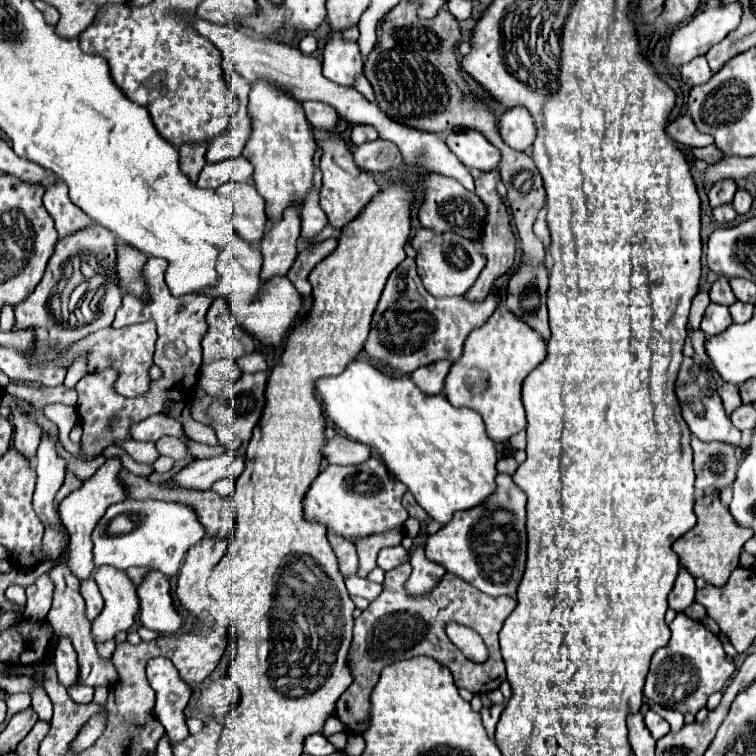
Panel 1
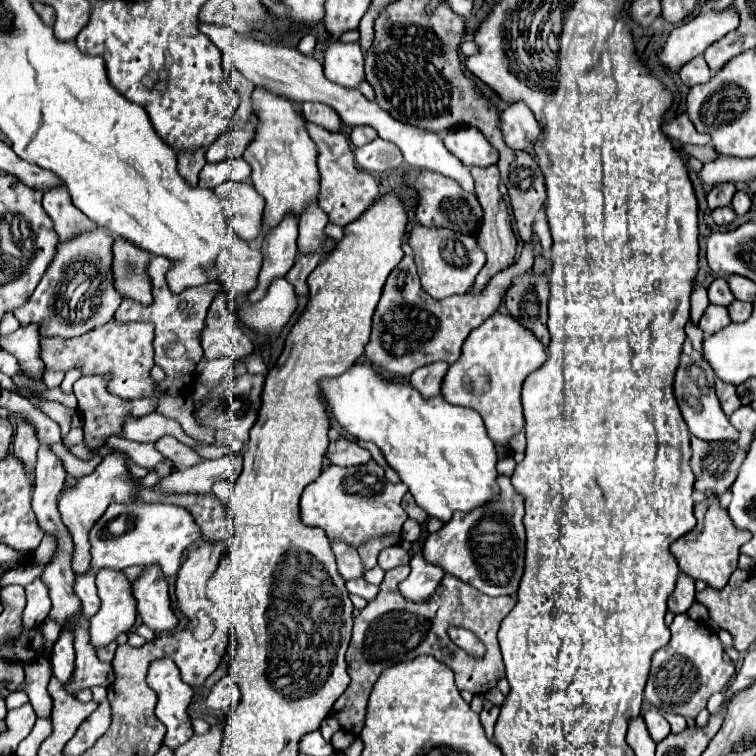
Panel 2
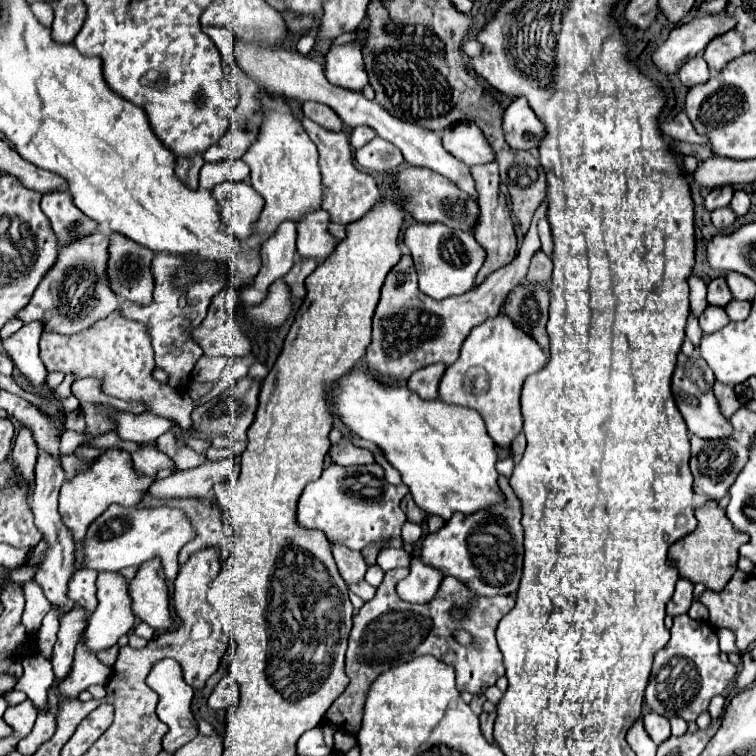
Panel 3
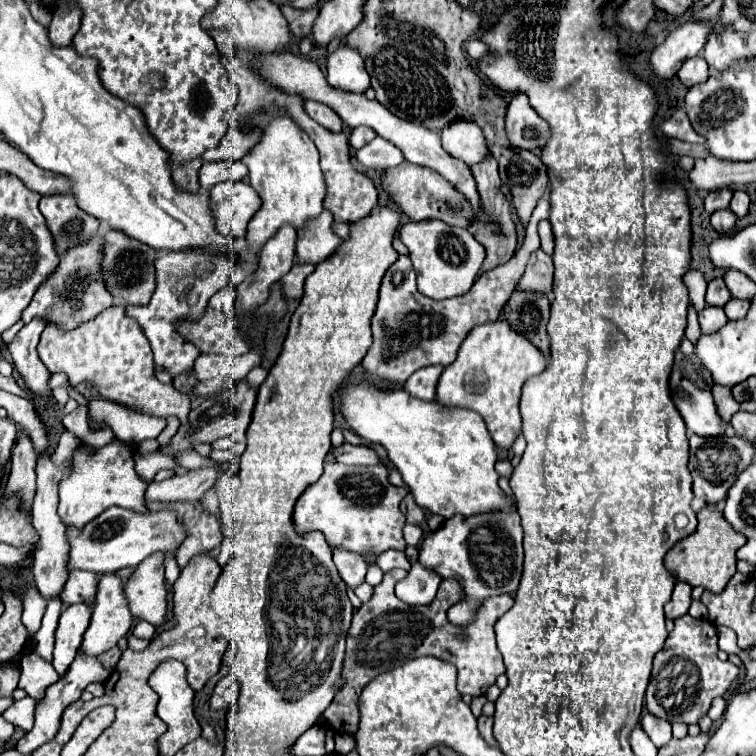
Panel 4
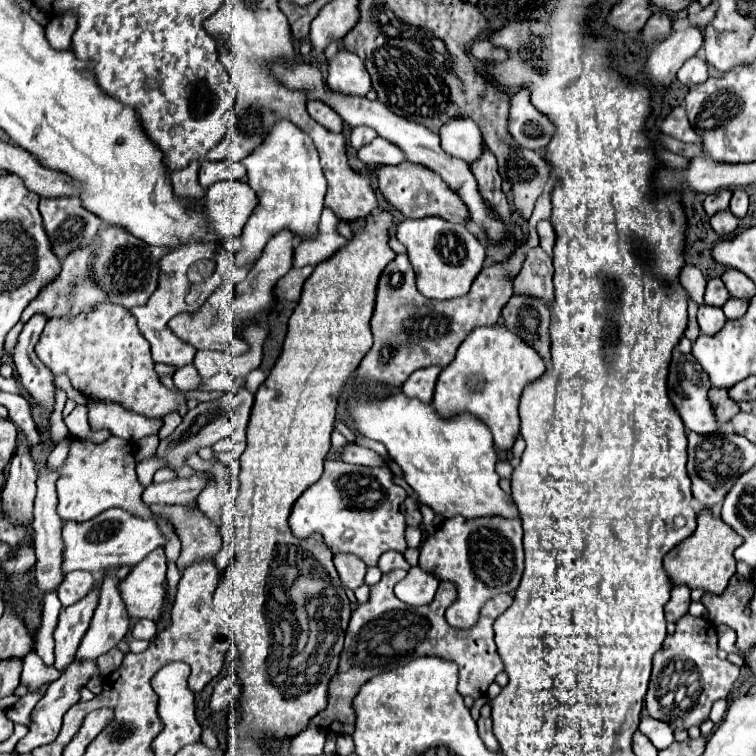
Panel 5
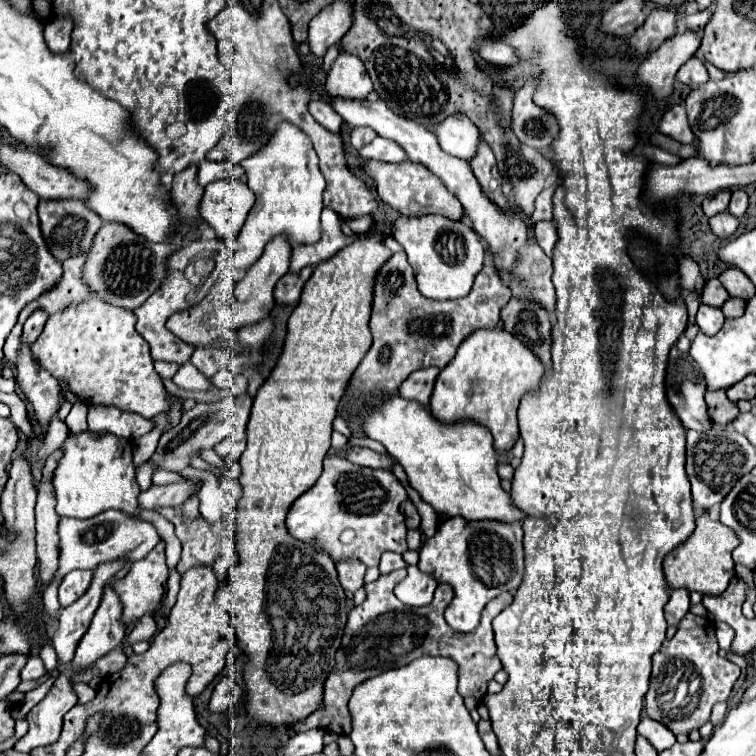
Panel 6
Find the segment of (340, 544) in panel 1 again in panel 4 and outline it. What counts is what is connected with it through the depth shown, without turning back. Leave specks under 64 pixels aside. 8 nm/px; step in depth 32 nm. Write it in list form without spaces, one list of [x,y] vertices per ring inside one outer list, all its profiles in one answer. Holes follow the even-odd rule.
[[[334,550],[334,564],[340,572],[340,578],[346,582],[348,588],[356,588],[364,582],[368,564],[360,554],[346,552],[346,550]]]

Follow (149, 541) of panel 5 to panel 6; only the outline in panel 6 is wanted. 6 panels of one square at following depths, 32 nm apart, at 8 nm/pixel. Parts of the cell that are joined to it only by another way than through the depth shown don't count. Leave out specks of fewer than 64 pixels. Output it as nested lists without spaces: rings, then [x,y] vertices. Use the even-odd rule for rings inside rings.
[[[106,510],[94,518],[88,520],[76,520],[76,518],[66,518],[60,516],[58,522],[58,534],[60,534],[60,556],[58,556],[58,570],[52,578],[52,582],[44,588],[42,593],[44,607],[44,630],[40,636],[40,658],[46,666],[48,672],[58,668],[58,658],[56,652],[48,640],[52,628],[50,626],[54,622],[54,618],[58,616],[60,604],[58,601],[58,586],[62,582],[62,578],[76,570],[76,568],[84,568],[84,570],[94,570],[98,564],[108,562],[108,560],[116,560],[116,558],[128,558],[130,562],[144,558],[160,540],[156,528],[150,522],[144,520],[132,520],[128,514],[120,512],[120,510]]]

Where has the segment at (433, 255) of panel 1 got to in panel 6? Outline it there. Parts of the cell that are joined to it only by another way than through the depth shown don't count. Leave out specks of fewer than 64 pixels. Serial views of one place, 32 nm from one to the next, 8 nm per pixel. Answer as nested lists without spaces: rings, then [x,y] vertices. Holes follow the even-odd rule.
[[[432,214],[418,218],[400,216],[392,222],[392,236],[404,248],[408,262],[414,268],[418,290],[426,298],[456,300],[464,298],[470,292],[474,278],[484,262],[484,244],[482,238],[464,222]]]

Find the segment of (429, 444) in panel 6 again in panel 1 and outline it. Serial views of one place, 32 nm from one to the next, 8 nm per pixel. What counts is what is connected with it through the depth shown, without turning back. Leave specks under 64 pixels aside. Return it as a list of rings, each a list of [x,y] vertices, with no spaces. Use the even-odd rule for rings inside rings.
[[[356,358],[338,376],[320,378],[316,382],[316,390],[324,402],[326,416],[338,428],[342,428],[348,438],[376,446],[386,462],[386,468],[408,486],[416,502],[440,524],[450,522],[452,514],[458,510],[468,510],[476,504],[482,504],[496,490],[496,446],[488,438],[482,418],[472,408],[456,408],[446,400],[444,394],[424,396],[408,376],[386,376],[366,358]]]

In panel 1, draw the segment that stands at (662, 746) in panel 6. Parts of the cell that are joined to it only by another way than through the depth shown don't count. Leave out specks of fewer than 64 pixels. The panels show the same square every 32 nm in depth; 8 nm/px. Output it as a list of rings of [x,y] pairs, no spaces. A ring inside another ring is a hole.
[[[648,710],[644,714],[644,720],[646,720],[646,726],[648,726],[654,740],[660,740],[660,736],[666,736],[670,730],[670,724],[660,714],[656,714],[654,710]]]

